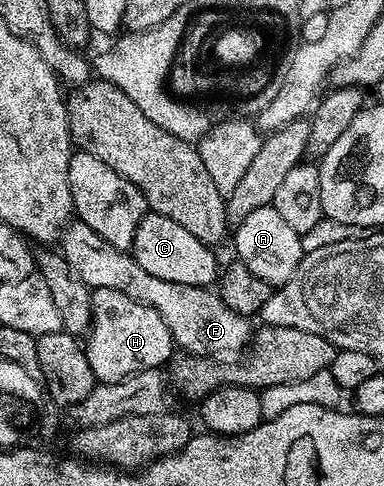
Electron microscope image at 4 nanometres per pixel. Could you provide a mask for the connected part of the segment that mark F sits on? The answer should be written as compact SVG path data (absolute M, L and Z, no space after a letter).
M71 222L61 231L60 251L62 257L84 278L91 290L107 288L120 290L120 294L128 294L136 302L156 310L160 318L164 318L164 326L172 334L175 345L191 356L205 356L207 360L234 362L247 351L252 339L251 321L228 310L222 297L213 287L184 286L180 282L164 282L148 274L148 270L134 261L133 255L116 250L92 230L92 226L81 222Z

